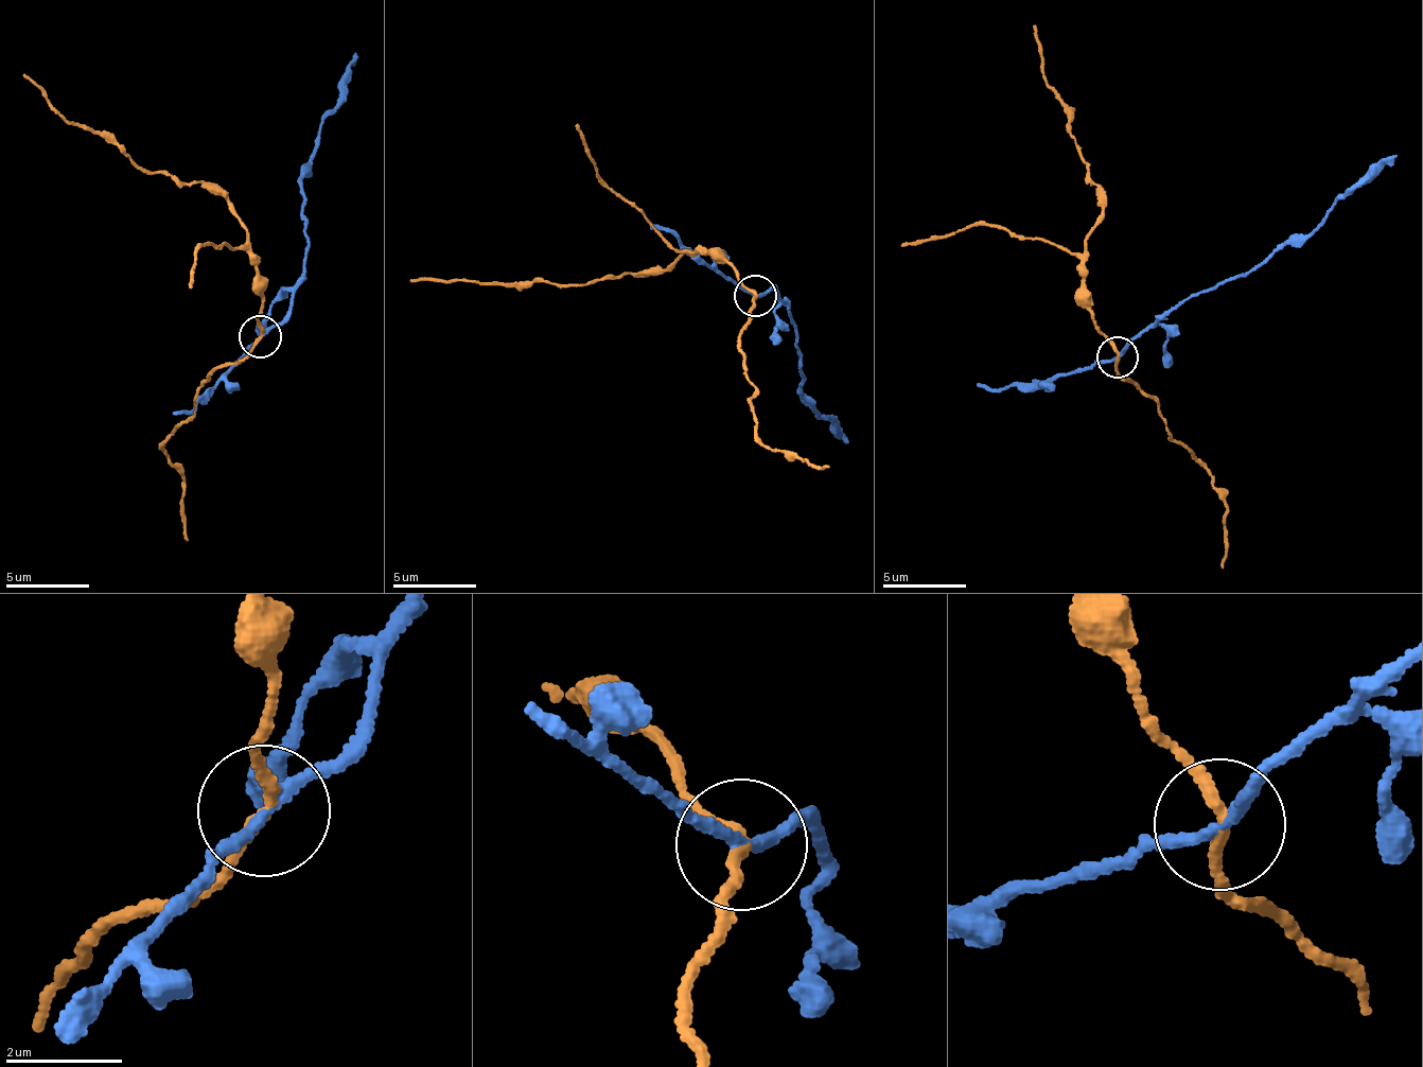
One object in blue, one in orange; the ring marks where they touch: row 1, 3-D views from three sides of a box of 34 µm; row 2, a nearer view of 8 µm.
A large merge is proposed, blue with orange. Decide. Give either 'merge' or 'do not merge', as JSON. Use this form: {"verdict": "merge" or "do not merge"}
{"verdict": "do not merge"}

